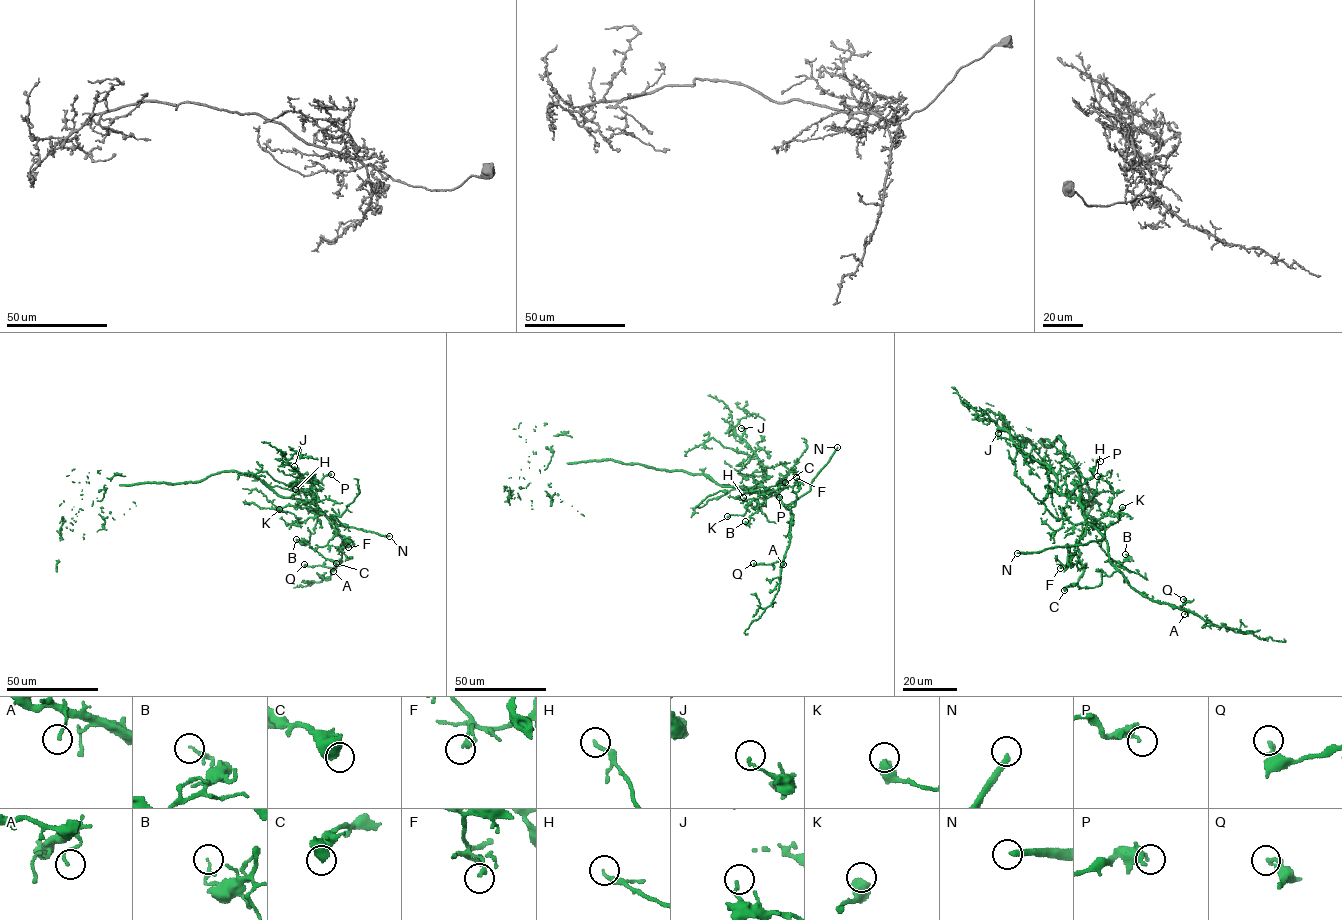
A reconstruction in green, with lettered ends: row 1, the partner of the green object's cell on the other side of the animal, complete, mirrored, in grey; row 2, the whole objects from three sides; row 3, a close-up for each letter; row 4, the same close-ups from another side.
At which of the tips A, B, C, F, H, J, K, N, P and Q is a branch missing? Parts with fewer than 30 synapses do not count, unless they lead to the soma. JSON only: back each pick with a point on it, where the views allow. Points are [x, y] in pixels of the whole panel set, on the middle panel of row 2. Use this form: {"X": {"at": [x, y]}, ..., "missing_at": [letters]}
{"N": {"at": [837, 447]}, "missing_at": ["N"]}

